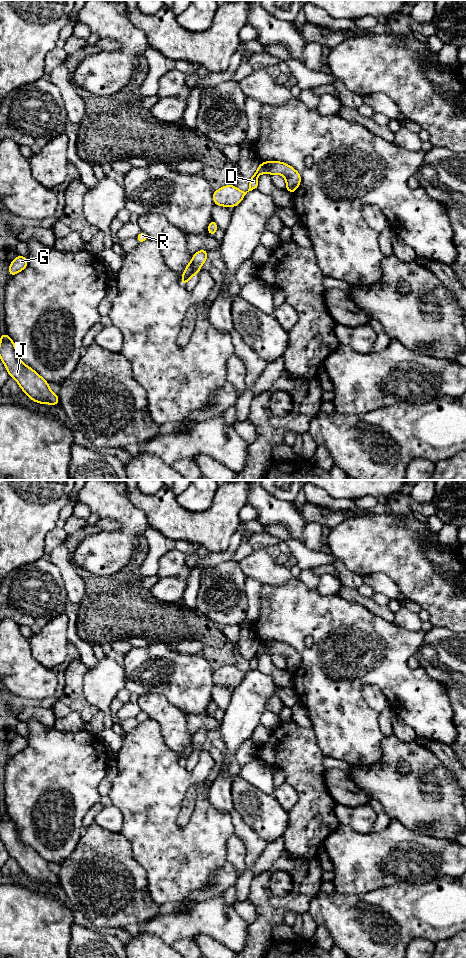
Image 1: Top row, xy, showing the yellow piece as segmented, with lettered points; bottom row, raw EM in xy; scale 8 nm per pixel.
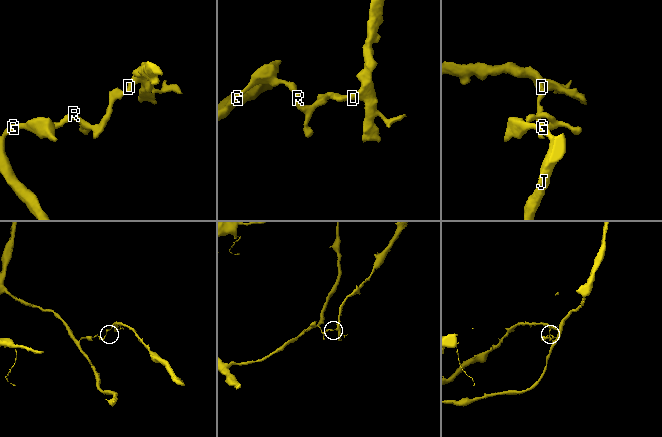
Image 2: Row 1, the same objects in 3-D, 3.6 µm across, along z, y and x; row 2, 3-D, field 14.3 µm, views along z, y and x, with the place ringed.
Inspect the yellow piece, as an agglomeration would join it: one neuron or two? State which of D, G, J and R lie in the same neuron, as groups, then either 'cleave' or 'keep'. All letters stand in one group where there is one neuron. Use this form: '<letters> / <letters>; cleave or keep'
D / G J R; cleave

